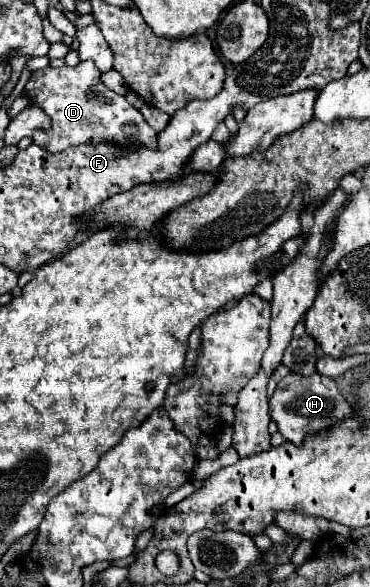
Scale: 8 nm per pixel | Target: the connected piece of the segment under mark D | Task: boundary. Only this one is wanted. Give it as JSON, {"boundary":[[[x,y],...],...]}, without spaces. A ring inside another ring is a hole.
{"boundary":[[[79,63],[75,67],[47,67],[35,71],[25,85],[33,103],[51,117],[51,135],[37,131],[33,141],[47,147],[51,153],[59,153],[71,145],[87,143],[91,139],[111,139],[123,143],[123,147],[155,147],[157,133],[145,121],[139,109],[135,109],[123,95],[107,89],[101,83],[101,71],[93,63]]]}

